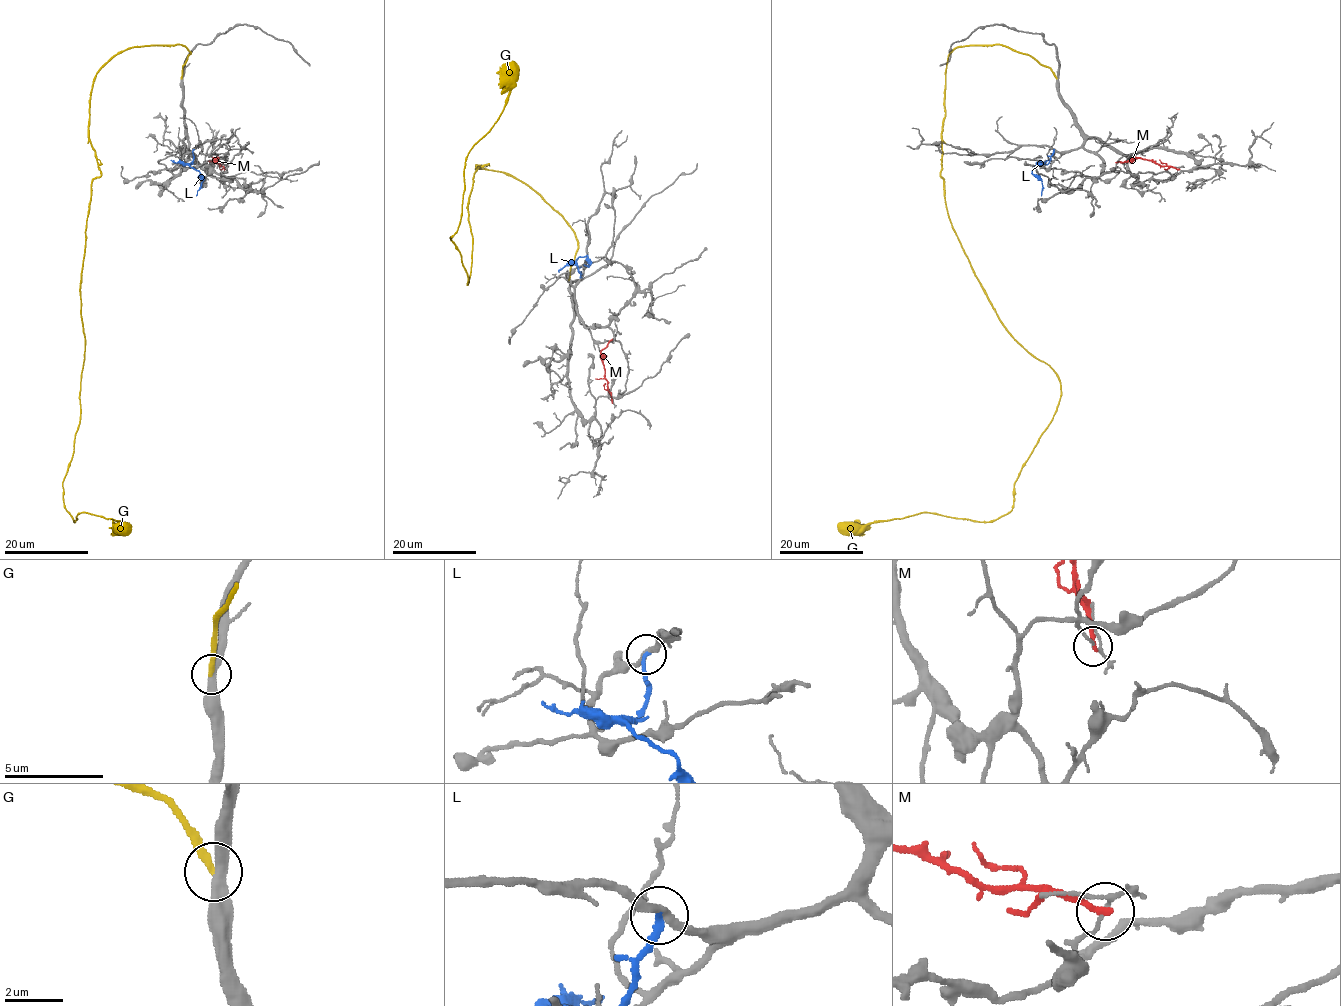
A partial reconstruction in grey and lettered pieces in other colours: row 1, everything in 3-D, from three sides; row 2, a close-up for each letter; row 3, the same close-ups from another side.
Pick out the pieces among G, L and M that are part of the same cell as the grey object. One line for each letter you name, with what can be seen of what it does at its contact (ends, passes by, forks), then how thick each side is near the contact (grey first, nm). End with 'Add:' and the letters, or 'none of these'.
G: it ends there; 400 nm thick on the grey side, 260 nm on the other
Add: G

